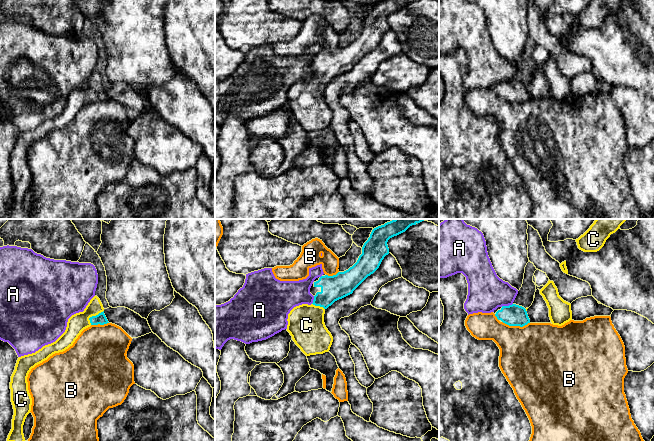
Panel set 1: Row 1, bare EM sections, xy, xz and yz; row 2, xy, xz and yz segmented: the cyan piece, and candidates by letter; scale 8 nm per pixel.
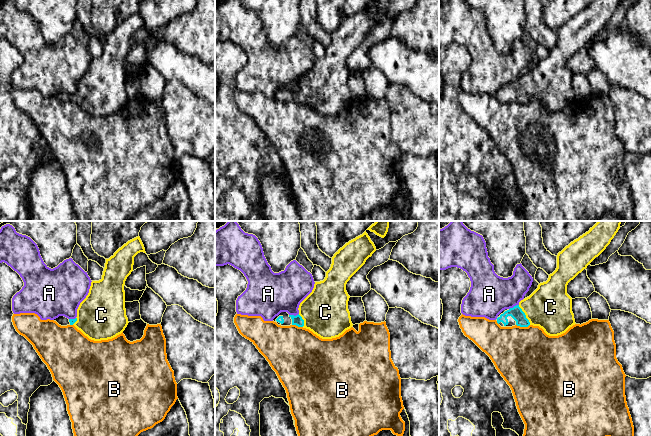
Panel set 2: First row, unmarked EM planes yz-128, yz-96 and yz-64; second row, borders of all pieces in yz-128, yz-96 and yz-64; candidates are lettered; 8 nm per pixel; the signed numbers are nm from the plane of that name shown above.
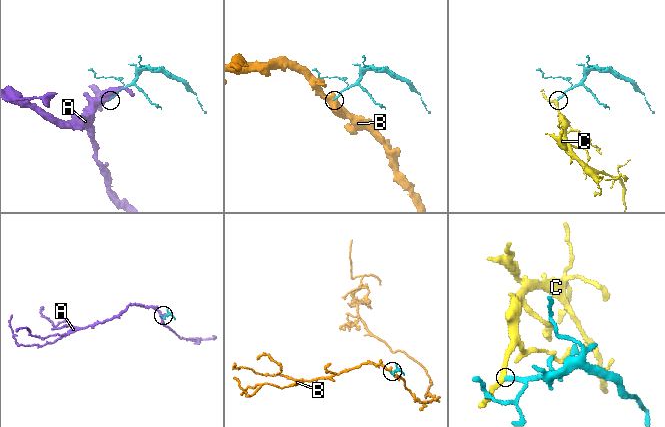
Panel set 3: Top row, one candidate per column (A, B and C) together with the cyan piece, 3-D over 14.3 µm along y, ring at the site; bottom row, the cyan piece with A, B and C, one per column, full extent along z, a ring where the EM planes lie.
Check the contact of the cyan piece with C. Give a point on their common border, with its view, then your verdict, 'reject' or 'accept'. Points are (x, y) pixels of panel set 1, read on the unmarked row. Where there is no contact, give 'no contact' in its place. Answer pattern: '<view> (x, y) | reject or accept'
xy (93, 92) | accept

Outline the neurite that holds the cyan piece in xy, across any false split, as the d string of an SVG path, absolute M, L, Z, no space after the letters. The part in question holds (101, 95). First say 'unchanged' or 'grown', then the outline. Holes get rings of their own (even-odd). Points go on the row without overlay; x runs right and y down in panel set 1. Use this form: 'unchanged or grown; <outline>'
grown; M94 72L83 88L72 91L67 98L65 108L53 119L43 122L35 129L18 134L11 152L11 178L14 185L12 205L7 218L24 219L23 201L31 187L32 174L28 166L27 153L32 144L47 136L55 129L63 128L73 121L81 108L91 101L109 99L104 84L97 72Z

